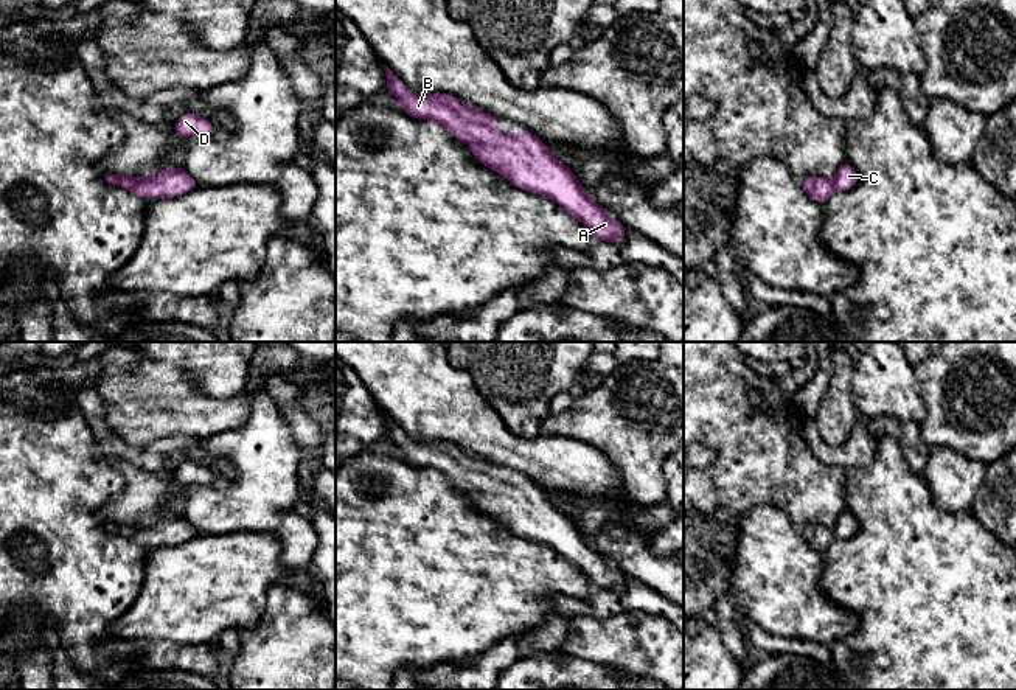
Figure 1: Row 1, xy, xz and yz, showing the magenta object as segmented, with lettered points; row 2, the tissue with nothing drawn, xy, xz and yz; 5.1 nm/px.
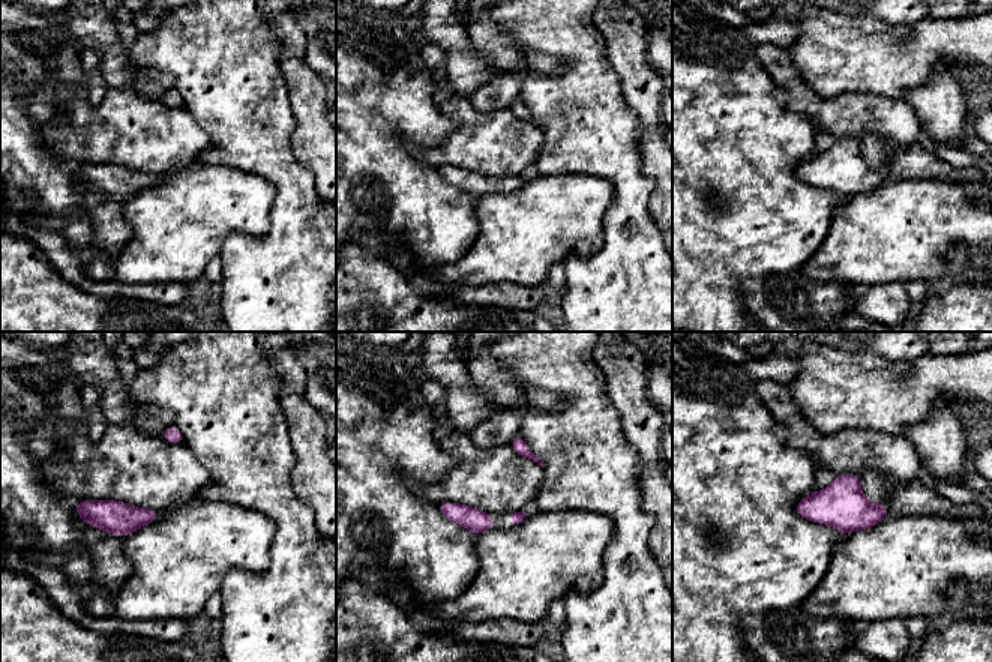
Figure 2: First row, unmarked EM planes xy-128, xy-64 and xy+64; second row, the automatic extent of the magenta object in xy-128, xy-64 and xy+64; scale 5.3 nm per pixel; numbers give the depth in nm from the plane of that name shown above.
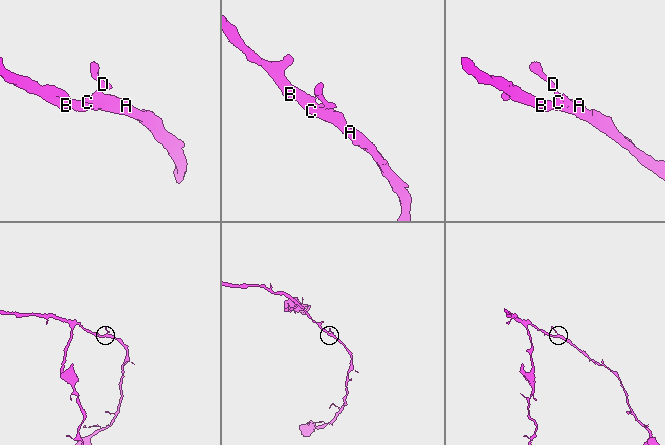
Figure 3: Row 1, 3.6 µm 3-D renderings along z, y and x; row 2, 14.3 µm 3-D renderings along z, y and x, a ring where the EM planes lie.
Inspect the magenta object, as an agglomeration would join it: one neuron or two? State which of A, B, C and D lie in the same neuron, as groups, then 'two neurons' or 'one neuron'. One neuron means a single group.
A B C D | one neuron

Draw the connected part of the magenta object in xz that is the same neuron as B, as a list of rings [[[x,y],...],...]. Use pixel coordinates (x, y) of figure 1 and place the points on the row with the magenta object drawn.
[[[387,65],[384,70],[387,90],[402,104],[405,113],[437,121],[455,138],[469,140],[469,151],[482,165],[525,191],[548,196],[579,219],[595,239],[607,242],[626,239],[626,227],[598,205],[573,171],[528,129],[522,127],[503,138],[497,132],[497,117],[469,107],[454,95],[415,93]]]

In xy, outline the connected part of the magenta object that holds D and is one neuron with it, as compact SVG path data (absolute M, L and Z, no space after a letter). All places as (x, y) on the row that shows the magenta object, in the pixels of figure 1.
M183 112L176 124L174 124L176 134L179 138L186 138L186 137L208 137L214 131L214 124L202 118L196 113Z

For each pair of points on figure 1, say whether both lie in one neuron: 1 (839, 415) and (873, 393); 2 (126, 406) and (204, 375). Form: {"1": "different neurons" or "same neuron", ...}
{"1": "different neurons", "2": "different neurons"}

